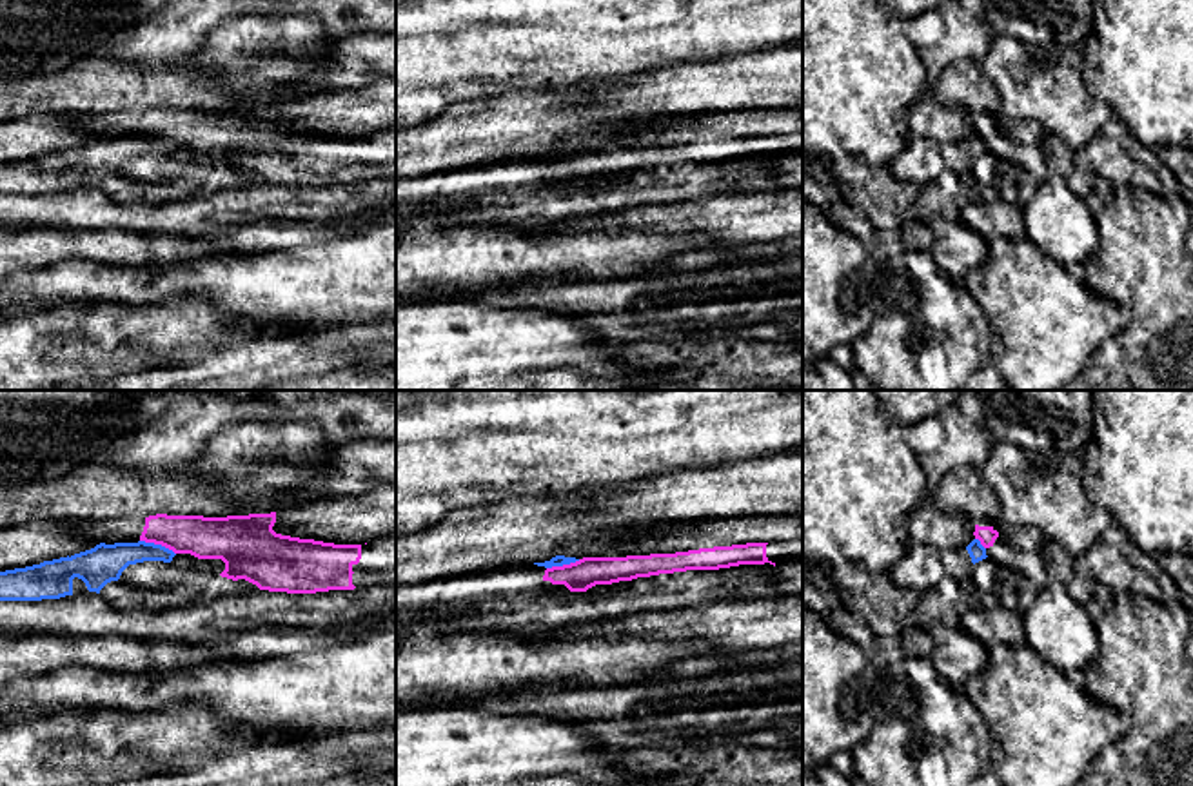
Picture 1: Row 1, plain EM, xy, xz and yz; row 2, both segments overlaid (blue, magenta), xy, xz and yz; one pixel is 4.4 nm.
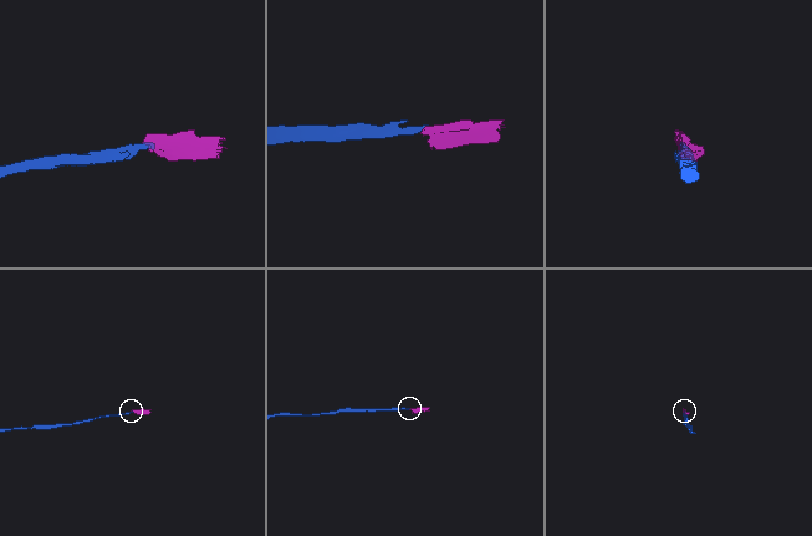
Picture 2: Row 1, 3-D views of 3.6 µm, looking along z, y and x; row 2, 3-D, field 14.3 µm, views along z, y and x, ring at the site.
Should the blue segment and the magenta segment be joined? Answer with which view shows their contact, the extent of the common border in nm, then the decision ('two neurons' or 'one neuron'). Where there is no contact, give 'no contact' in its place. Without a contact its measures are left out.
contact in xy; length 170 nm; two neurons

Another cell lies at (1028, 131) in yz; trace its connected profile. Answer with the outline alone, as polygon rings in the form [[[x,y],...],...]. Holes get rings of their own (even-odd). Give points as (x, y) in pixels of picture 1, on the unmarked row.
[[[1001,118],[999,131],[1010,138],[1015,138],[1015,140],[1026,143],[1026,145],[1039,145],[1042,134],[1046,133],[1033,120],[1013,122],[1008,118]]]

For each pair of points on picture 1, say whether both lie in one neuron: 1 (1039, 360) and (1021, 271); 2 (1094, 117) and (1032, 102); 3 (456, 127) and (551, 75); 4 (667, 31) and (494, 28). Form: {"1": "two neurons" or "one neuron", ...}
{"1": "one neuron", "2": "one neuron", "3": "two neurons", "4": "one neuron"}

